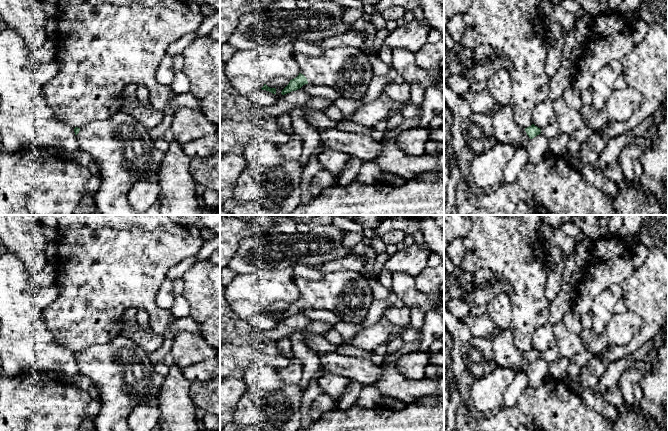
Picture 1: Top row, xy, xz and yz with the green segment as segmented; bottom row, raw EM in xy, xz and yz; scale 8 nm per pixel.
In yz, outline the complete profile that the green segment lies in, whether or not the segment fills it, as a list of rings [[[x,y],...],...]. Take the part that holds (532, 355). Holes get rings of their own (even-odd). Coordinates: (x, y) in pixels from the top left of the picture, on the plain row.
[[[485,313],[480,316],[468,316],[463,319],[463,323],[467,325],[473,337],[486,338],[490,341],[493,360],[498,366],[524,373],[530,363],[541,357],[541,353],[534,348],[527,352],[517,349],[510,329],[499,330]]]

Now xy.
[[[120,334],[108,343],[94,344],[81,352],[75,351],[74,356],[81,375],[93,382],[102,401],[100,413],[94,420],[95,431],[131,431],[129,415],[138,405],[156,399],[165,379],[155,371],[149,355],[131,338]]]

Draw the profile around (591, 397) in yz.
[[[566,376],[563,380],[573,388],[573,390],[581,397],[586,405],[592,407],[595,411],[602,414],[611,422],[617,420],[619,409],[616,406],[608,403],[604,396],[598,393],[596,388],[589,388],[582,385],[581,382],[572,383],[569,376]]]

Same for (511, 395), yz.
[[[517,373],[513,382],[504,392],[502,408],[512,408],[516,405],[522,392],[529,386],[528,377],[525,373]]]

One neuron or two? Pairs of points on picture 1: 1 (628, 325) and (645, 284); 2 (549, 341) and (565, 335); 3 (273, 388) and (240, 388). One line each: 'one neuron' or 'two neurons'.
1: two neurons
2: two neurons
3: two neurons

